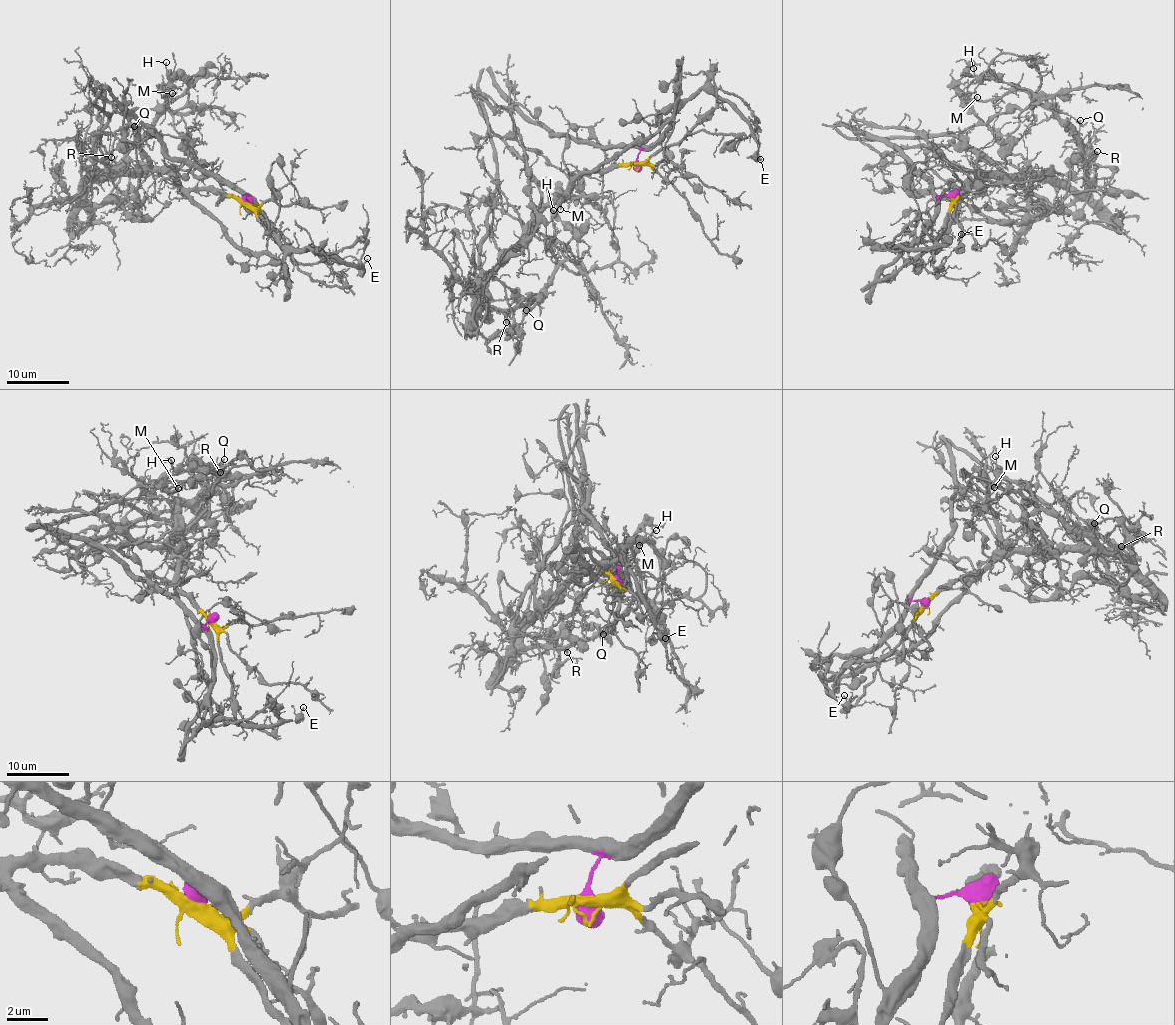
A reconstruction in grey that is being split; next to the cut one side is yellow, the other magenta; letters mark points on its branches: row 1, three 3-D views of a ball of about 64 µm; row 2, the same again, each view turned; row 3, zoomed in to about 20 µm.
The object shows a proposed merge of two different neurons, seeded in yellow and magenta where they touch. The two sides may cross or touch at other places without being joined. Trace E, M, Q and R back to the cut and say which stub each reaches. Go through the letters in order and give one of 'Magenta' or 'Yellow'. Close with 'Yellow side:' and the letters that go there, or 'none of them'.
E: Magenta
M: Yellow
Q: Yellow
R: Yellow
Yellow side: M, Q, R

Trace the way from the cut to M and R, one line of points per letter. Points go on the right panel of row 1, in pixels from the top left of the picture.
M: (952, 199), (988, 172), (1084, 190), (1086, 157), (1052, 111), (1019, 90), (970, 100), (978, 96)
R: (952, 199), (957, 191), (961, 194), (988, 172), (1057, 180), (1066, 189), (1084, 190), (1086, 163), (1097, 151)

